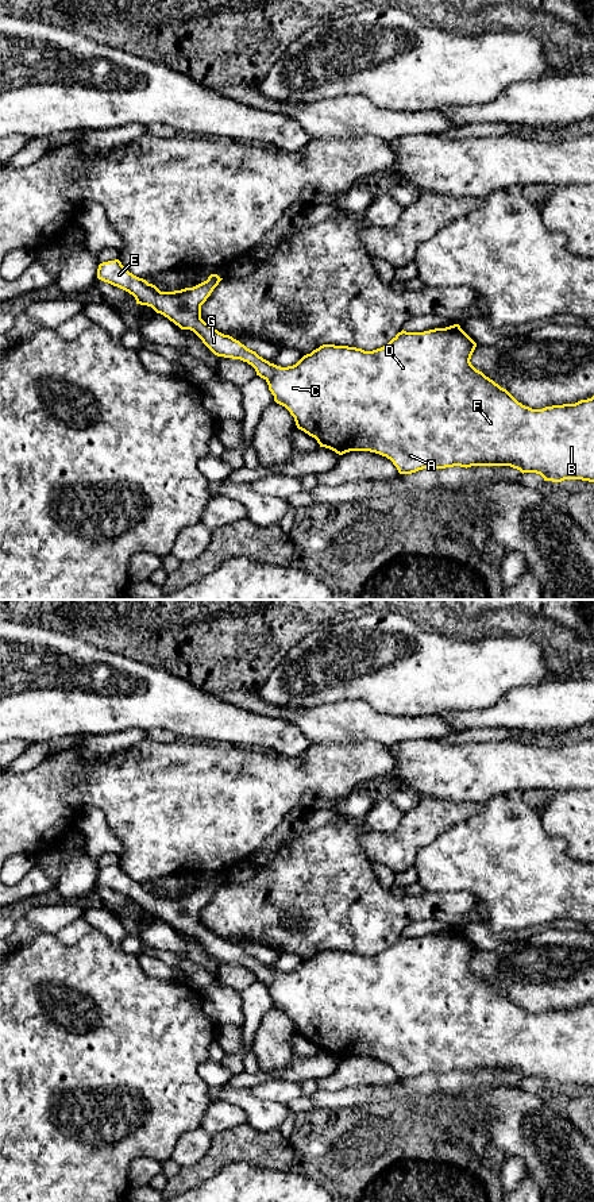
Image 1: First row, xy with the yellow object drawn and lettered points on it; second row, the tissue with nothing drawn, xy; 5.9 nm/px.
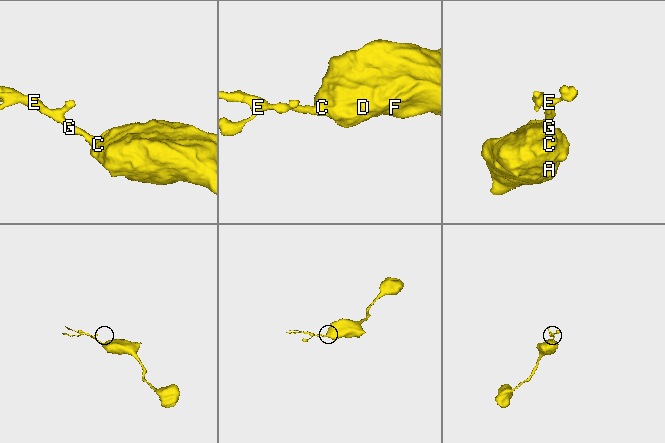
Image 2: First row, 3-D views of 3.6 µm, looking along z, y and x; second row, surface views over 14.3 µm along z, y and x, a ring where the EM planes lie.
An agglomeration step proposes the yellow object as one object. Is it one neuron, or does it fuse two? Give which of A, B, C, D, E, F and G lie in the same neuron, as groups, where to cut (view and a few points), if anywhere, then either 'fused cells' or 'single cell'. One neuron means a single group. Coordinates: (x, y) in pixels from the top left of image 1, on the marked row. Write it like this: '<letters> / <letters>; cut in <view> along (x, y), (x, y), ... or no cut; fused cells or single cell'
A B C D E F G; no cut; single cell

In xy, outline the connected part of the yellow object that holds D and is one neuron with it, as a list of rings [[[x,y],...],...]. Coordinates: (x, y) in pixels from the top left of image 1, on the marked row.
[[[119,259],[103,262],[97,278],[117,286],[151,307],[181,330],[193,331],[217,357],[240,359],[263,378],[274,401],[294,417],[298,429],[315,438],[320,447],[339,455],[350,451],[370,451],[386,456],[400,474],[423,469],[510,466],[524,473],[540,474],[544,481],[582,479],[594,482],[594,396],[575,404],[532,409],[518,402],[506,389],[477,370],[470,359],[477,343],[454,324],[424,332],[398,332],[387,344],[373,351],[356,347],[323,344],[304,355],[296,365],[281,367],[259,357],[239,340],[224,335],[201,319],[201,305],[223,280],[211,274],[207,281],[174,292],[161,292],[155,285],[130,273]]]

